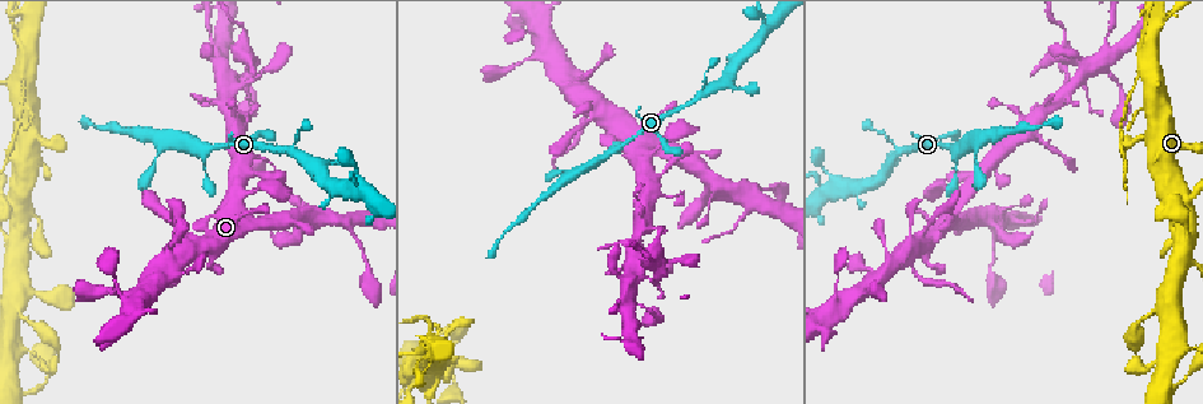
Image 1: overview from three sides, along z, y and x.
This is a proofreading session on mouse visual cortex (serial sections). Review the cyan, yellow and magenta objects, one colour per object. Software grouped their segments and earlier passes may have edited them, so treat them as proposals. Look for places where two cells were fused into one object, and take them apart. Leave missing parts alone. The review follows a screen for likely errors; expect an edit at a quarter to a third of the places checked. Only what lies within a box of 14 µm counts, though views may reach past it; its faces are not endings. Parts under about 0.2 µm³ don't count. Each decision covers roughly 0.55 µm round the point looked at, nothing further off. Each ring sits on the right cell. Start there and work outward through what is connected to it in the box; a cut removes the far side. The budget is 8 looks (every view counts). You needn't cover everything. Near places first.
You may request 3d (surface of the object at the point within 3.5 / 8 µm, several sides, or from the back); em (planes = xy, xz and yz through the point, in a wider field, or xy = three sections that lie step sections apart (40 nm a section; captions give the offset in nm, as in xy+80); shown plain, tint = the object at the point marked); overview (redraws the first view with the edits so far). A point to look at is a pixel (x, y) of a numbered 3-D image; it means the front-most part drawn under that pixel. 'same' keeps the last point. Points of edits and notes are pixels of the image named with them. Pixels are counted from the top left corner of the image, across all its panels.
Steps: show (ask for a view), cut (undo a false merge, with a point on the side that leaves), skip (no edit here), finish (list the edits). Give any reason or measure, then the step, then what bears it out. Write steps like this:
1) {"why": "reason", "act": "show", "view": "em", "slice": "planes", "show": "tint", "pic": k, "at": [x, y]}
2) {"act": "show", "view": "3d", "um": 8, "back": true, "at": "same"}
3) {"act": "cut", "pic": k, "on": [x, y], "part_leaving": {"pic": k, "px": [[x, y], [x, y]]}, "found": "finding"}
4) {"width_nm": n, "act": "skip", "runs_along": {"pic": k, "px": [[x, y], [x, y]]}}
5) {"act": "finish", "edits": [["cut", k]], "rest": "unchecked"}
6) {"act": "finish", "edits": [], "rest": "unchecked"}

{"why": "abrupt turn", "act": "show", "view": "3d", "um": 3.5, "back": true, "pic": 1, "at": [249, 69]}

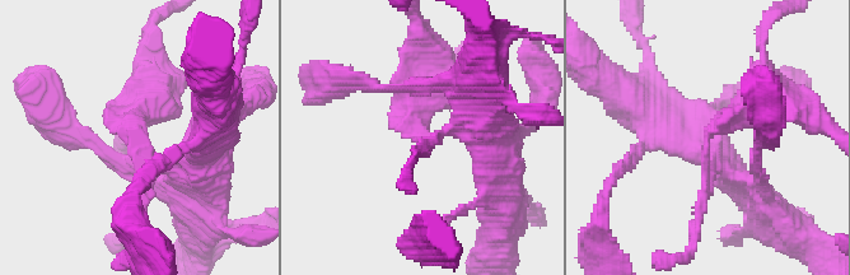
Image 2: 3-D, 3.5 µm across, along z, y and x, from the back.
{"act": "show", "view": "em", "slice": "planes", "show": "tint", "pic": 2, "at": [138, 136]}

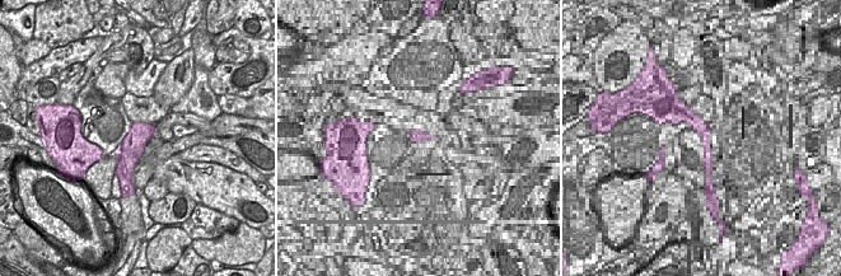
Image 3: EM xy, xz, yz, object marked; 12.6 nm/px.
{"act": "show", "view": "em", "slice": "xy", "step": 5, "show": "tint", "at": "same"}

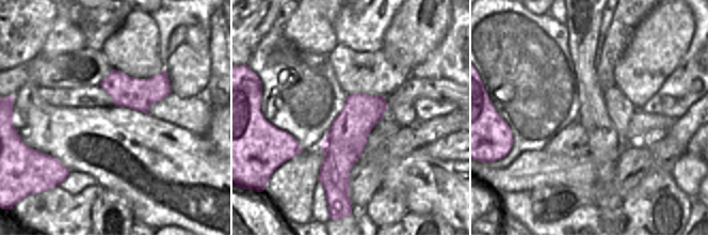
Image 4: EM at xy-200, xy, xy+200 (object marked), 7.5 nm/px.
{"act": "cut", "pic": 2, "on": [426, 119], "part_leaving": {"pic": 2, "px": [[141, 161], [129, 119], [153, 94]]}, "found": "a second cell is stuck on"}

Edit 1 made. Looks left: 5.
{"act": "show", "view": "overview"}

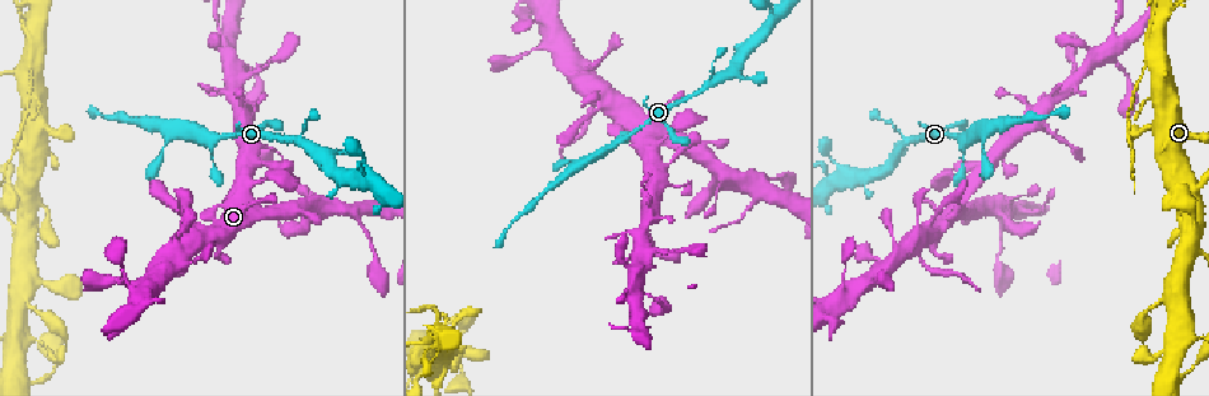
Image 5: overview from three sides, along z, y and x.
{"why": "sudden change in width", "act": "show", "view": "3d", "um": 3.5, "back": true, "pic": 5, "at": [28, 65]}

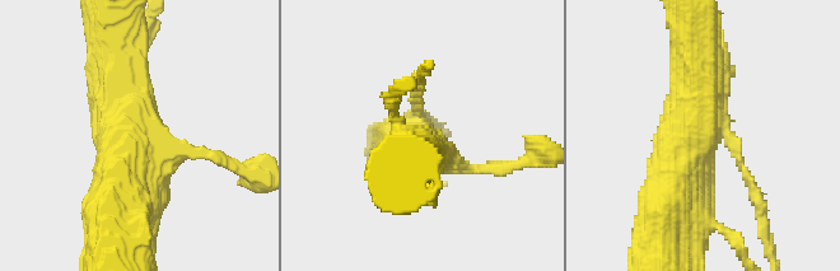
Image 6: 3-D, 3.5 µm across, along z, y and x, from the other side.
{"why": "now the EM", "act": "show", "view": "em", "slice": "xy", "step": 3, "show": "tint", "pic": 6, "at": [418, 118]}

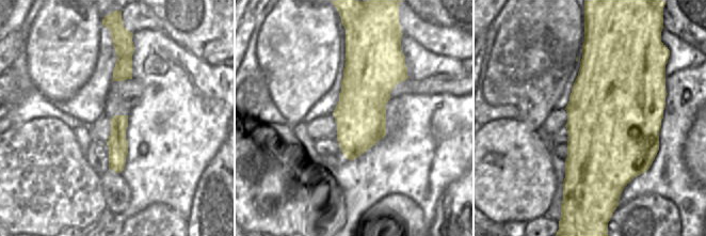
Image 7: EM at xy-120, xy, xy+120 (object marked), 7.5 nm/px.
{"act": "show", "view": "em", "slice": "planes", "show": "tint", "at": "same"}

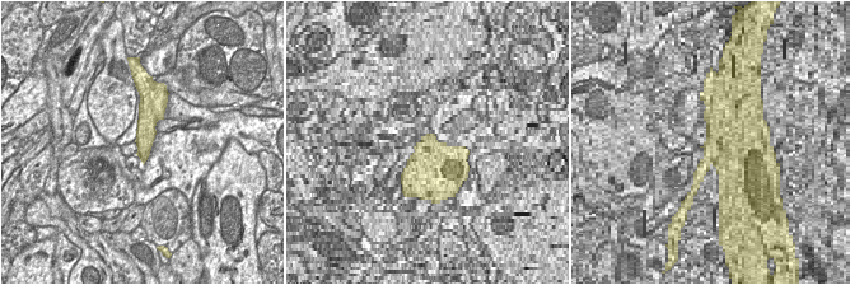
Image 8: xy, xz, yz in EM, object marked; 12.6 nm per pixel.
{"width_nm": 260, "act": "cut", "pic": 6, "on": [757, 202], "part_leaving": {"pic": 6, "px": [[738, 160], [755, 191], [771, 255]]}, "found": "two cells meet here"}

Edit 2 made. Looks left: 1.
{"act": "finish", "edits": [["cut", 2], ["cut", 6]], "rest": "unchecked"}

